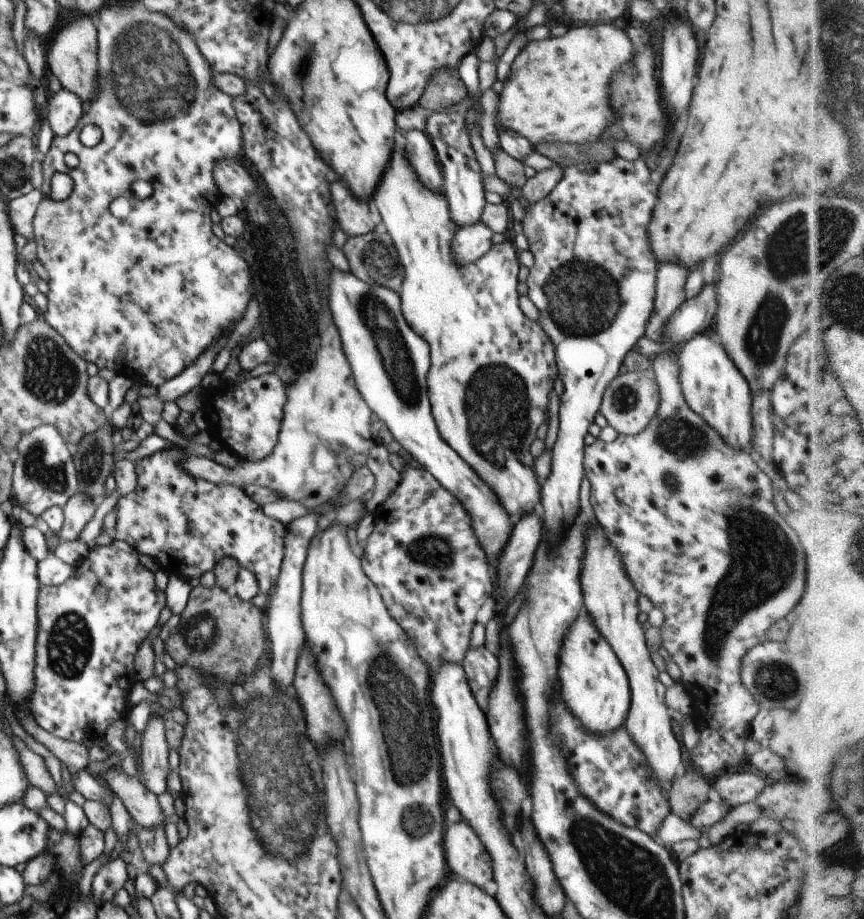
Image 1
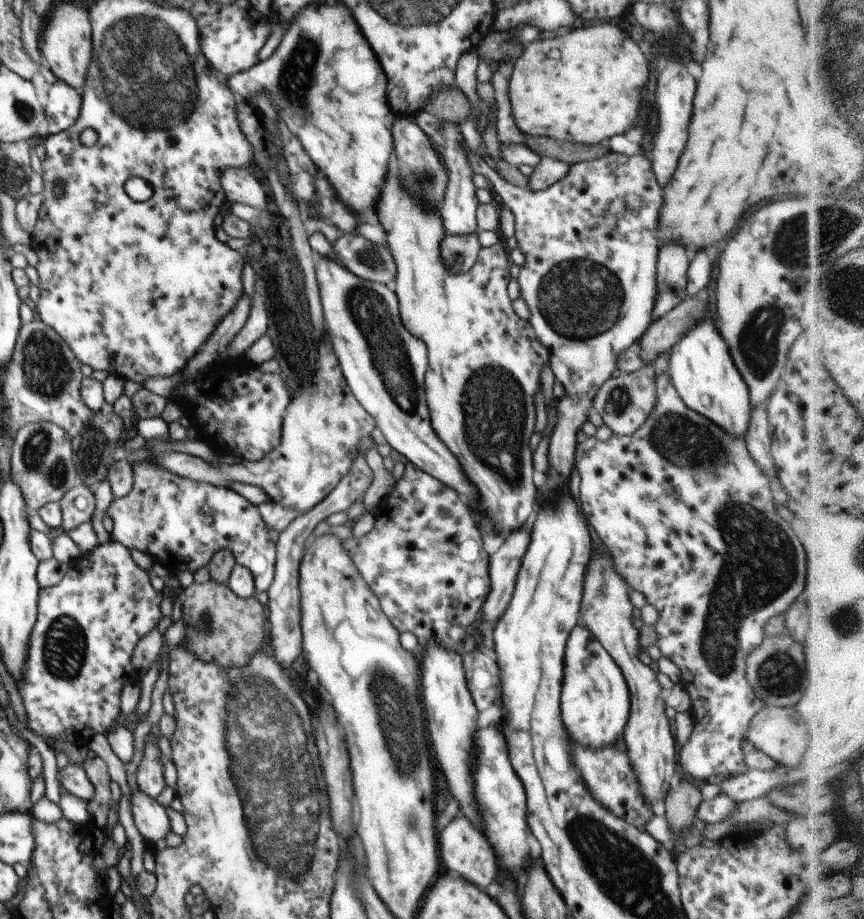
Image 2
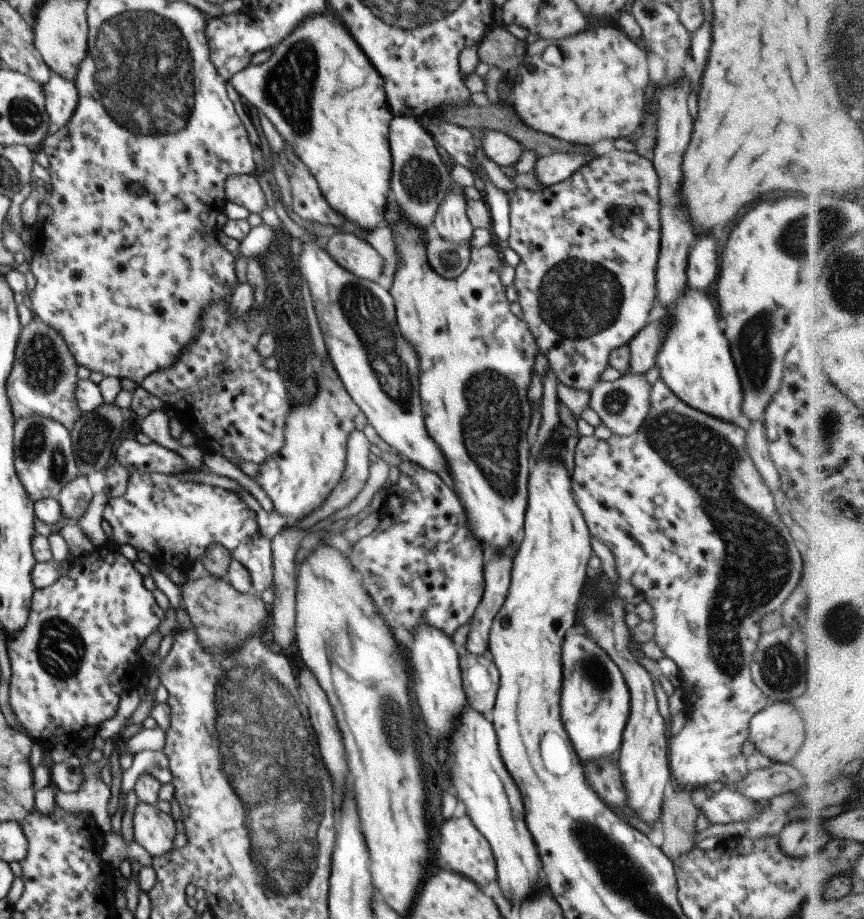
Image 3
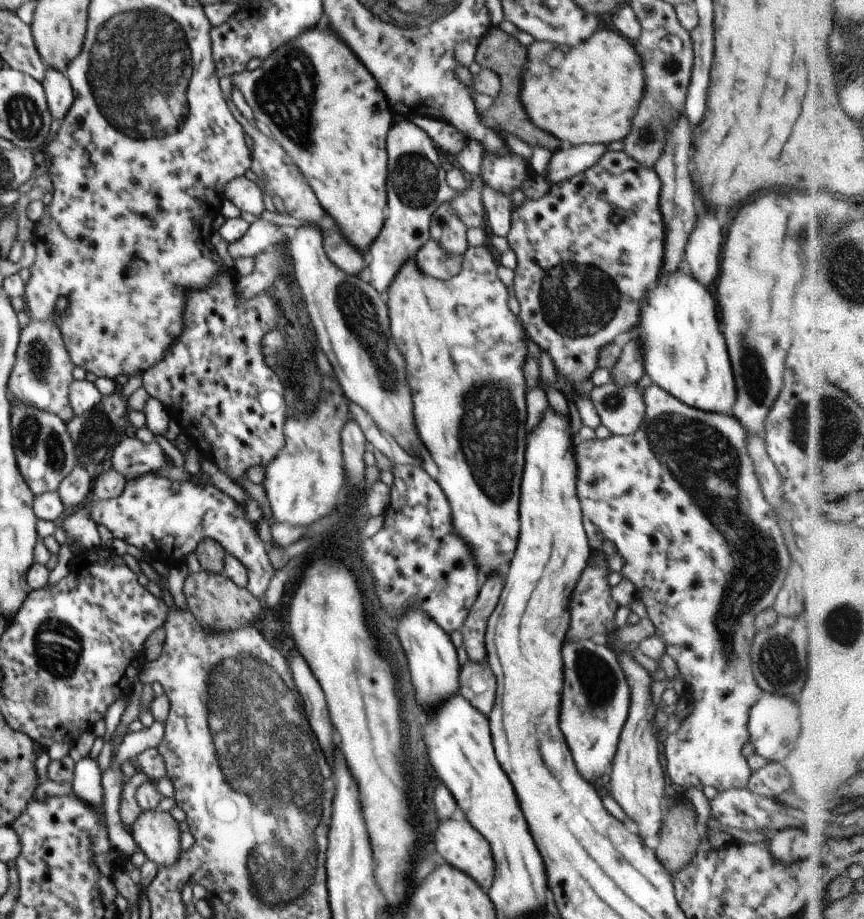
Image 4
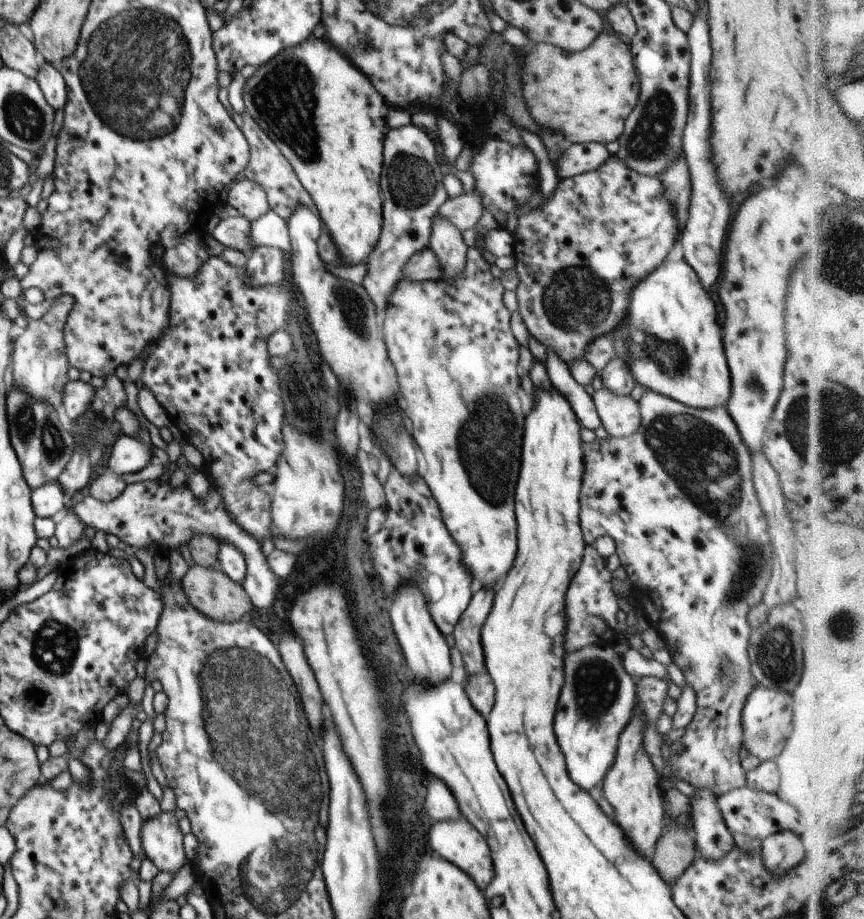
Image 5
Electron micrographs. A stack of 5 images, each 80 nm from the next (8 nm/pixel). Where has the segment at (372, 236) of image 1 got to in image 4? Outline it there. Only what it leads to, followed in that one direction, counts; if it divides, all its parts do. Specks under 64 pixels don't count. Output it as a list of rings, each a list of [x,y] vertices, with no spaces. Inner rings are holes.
[[[331,231],[324,235],[323,247],[328,258],[340,270],[349,275],[356,276],[365,269],[366,260],[362,256],[362,252],[351,245],[349,240],[340,232]]]

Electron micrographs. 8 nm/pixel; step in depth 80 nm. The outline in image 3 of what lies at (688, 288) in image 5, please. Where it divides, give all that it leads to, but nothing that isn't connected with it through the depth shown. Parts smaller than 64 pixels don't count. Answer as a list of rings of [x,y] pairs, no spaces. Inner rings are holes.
[[[688,290],[684,302],[674,305],[670,316],[670,320],[666,320],[668,316],[665,316],[665,324],[662,325],[665,340],[655,362],[661,370],[660,378],[688,406],[735,424],[743,414],[744,391],[730,352],[729,340],[723,333],[712,302],[706,296],[700,296],[696,290]]]

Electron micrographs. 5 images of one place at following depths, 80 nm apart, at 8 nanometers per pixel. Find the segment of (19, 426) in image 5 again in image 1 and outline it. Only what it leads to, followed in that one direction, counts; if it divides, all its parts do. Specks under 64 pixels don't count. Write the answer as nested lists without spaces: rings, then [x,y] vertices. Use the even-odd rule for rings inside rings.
[[[50,425],[36,427],[22,436],[13,453],[15,467],[12,492],[15,502],[40,518],[50,507],[63,507],[72,496],[80,492],[72,451],[59,430]]]

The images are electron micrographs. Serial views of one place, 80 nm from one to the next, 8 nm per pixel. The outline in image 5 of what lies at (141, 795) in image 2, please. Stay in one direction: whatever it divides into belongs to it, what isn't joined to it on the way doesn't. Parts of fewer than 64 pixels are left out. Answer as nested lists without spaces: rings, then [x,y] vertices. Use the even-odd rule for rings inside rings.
[[[173,806],[157,817],[146,819],[141,825],[141,846],[160,871],[177,873],[186,864],[182,846],[182,832]]]

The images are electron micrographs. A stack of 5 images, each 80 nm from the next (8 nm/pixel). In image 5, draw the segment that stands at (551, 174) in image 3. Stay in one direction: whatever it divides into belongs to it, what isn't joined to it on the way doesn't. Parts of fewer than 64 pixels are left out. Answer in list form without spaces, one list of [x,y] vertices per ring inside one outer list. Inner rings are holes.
[[[602,143],[572,144],[555,160],[555,171],[559,180],[570,178],[596,170],[609,156],[606,145]]]

